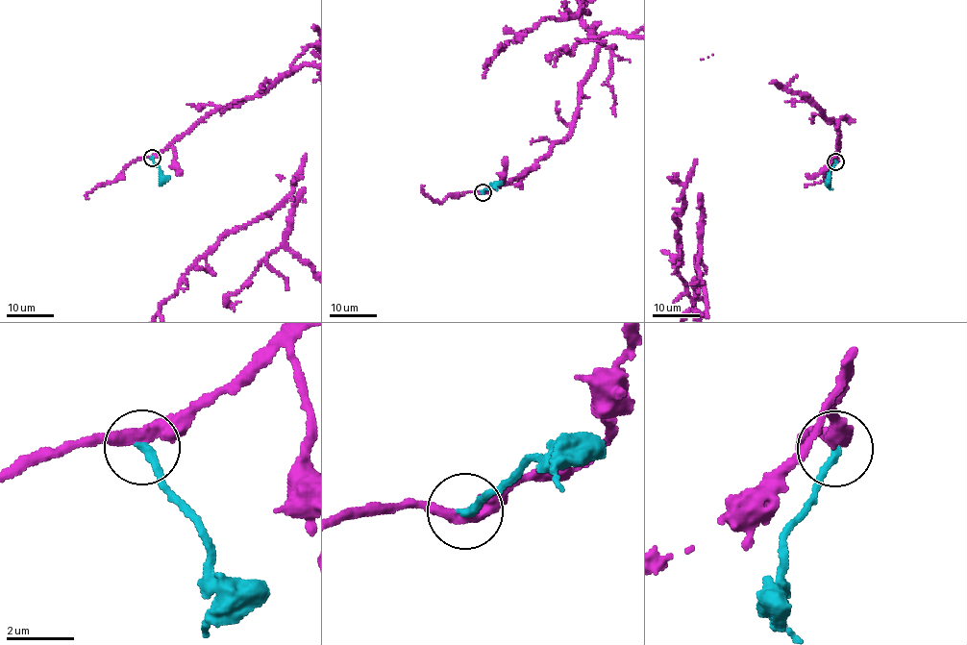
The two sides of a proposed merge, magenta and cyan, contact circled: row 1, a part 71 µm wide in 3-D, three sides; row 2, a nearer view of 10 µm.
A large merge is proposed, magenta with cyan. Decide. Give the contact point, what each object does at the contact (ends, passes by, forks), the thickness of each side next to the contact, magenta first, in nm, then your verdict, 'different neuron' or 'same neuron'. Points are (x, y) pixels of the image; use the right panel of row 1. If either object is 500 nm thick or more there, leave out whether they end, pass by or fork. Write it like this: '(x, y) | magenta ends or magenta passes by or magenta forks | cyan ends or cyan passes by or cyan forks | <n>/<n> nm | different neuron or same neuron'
(835, 161) | magenta passes by | cyan ends | 380/240 nm | same neuron

